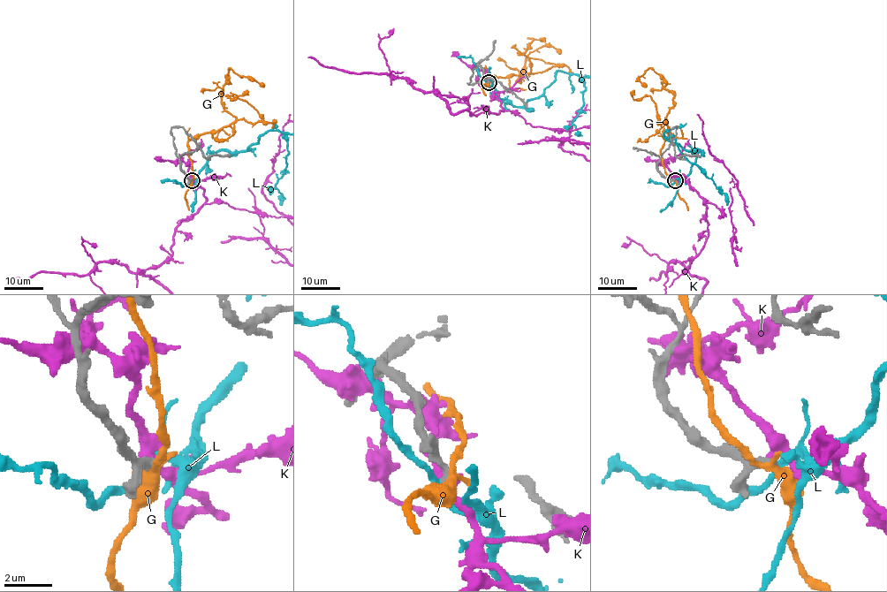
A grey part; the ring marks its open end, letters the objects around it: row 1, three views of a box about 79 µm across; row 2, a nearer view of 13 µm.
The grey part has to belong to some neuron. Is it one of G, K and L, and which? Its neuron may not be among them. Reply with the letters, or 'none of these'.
none of these

